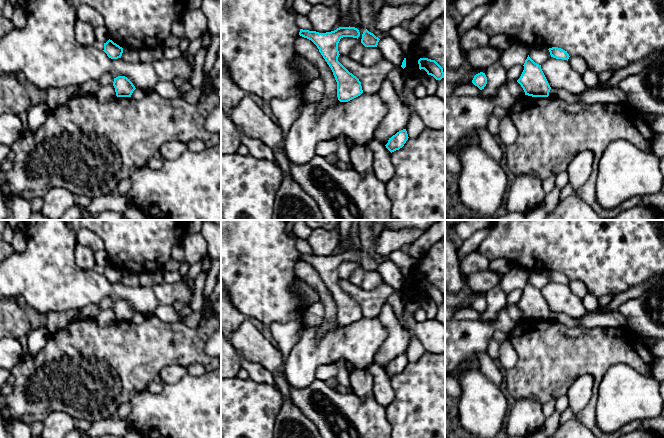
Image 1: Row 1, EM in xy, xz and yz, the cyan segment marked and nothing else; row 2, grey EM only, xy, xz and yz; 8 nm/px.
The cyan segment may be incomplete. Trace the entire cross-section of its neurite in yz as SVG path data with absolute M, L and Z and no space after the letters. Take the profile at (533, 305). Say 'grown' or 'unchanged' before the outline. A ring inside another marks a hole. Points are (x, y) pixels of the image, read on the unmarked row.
unchanged; M528 279L524 287L524 294L517 304L525 319L532 321L548 321L551 311L541 293Z

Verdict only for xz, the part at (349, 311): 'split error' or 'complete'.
complete

